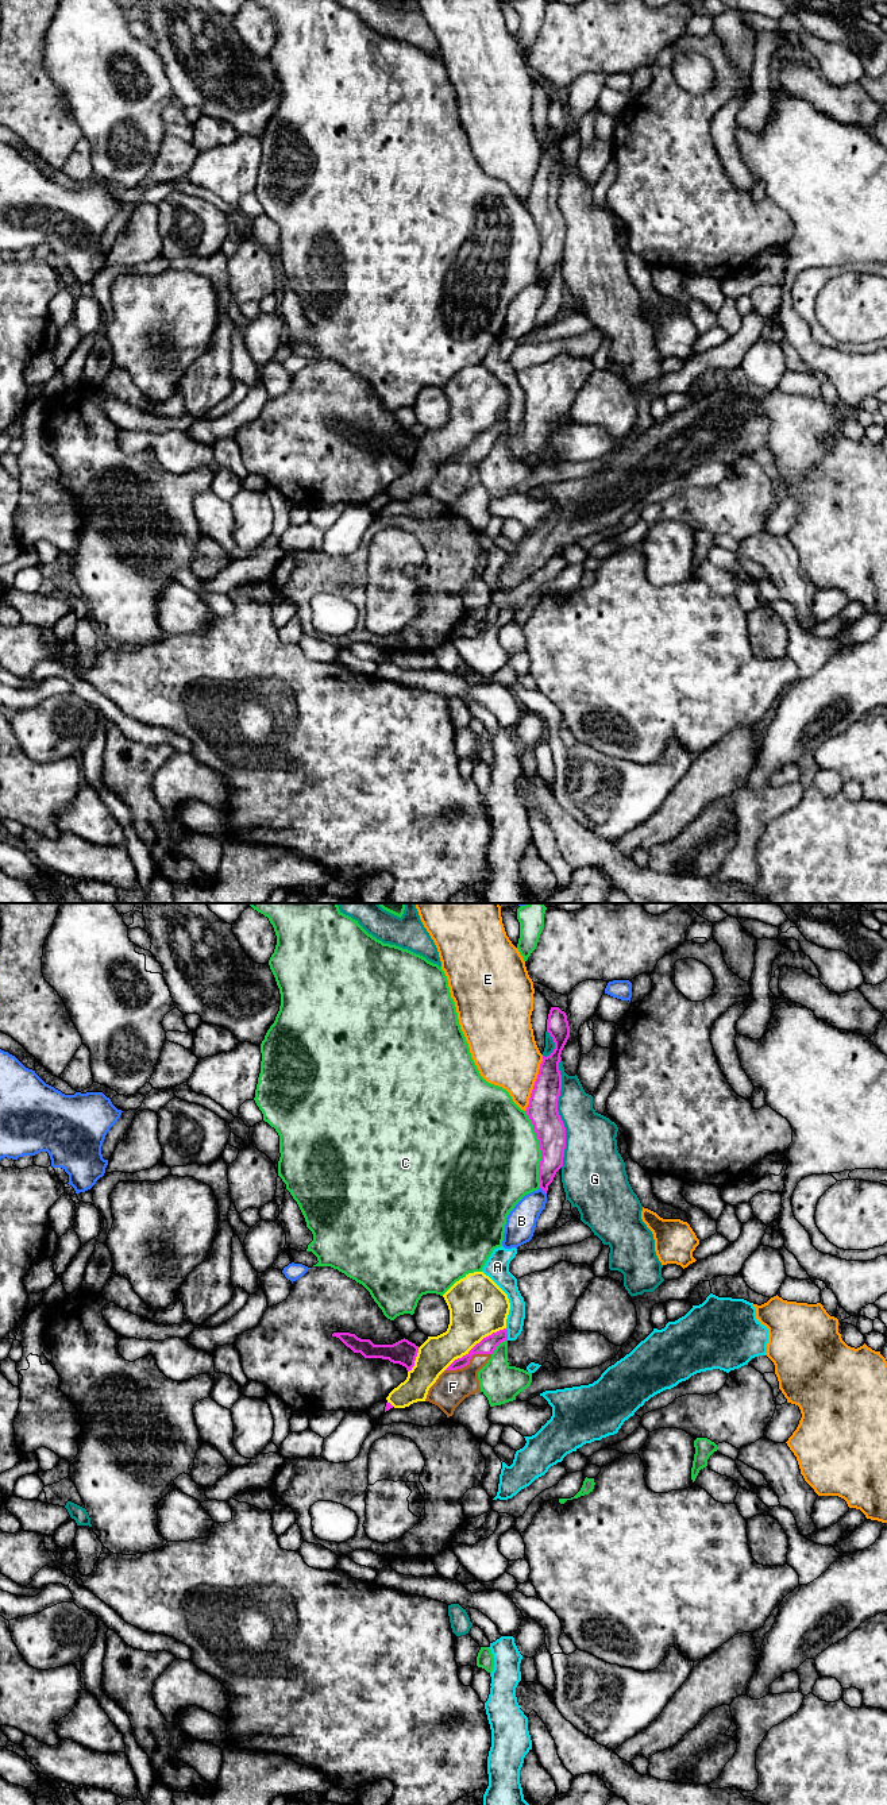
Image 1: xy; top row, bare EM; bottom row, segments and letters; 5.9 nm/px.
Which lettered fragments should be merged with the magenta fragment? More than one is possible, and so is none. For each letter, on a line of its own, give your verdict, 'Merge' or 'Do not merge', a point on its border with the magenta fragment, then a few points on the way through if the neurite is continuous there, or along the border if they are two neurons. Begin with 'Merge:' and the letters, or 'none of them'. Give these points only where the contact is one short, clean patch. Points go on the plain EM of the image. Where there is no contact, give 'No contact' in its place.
Merge: F
A: Do not merge. Touches magenta at xy (506, 427)
B: Do not merge. Touches magenta at xy (543, 282)
C: Do not merge. Touches magenta at xy (540, 242)
D: Do not merge. Touches magenta at xy (475, 438)
E: Do not merge. Touches magenta at xy (535, 176)
F: Merge. Touches magenta at xy (469, 455)
G: Do not merge. Touches magenta at xy (558, 205)

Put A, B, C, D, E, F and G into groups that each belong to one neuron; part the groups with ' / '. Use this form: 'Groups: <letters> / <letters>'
Groups: A / B / C / D / E / F / G

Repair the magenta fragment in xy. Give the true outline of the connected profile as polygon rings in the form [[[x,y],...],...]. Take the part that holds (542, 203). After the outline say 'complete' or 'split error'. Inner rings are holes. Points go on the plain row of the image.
[[[551,100],[547,124],[555,135],[555,142],[549,149],[543,149],[529,197],[525,203],[541,243],[539,274],[545,286],[556,265],[563,259],[566,242],[566,220],[558,204],[558,193],[562,182],[559,155],[562,143],[570,130],[570,119],[566,105],[559,100]]] | complete

